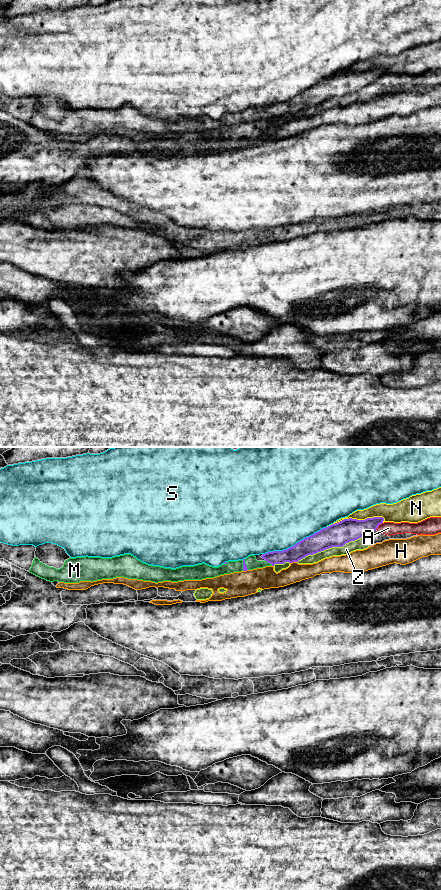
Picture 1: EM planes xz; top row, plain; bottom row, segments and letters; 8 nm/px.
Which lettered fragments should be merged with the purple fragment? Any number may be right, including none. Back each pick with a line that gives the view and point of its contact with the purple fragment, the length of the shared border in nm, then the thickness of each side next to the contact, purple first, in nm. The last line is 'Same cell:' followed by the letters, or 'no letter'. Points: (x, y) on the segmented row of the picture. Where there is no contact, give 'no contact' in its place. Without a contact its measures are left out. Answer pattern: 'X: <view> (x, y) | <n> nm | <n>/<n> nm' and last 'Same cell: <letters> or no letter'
M: xz (269, 562) | 80 nm | 130/90 nm
Same cell: M

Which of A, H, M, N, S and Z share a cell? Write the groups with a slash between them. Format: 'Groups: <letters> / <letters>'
Groups: A Z / H / M / N / S

